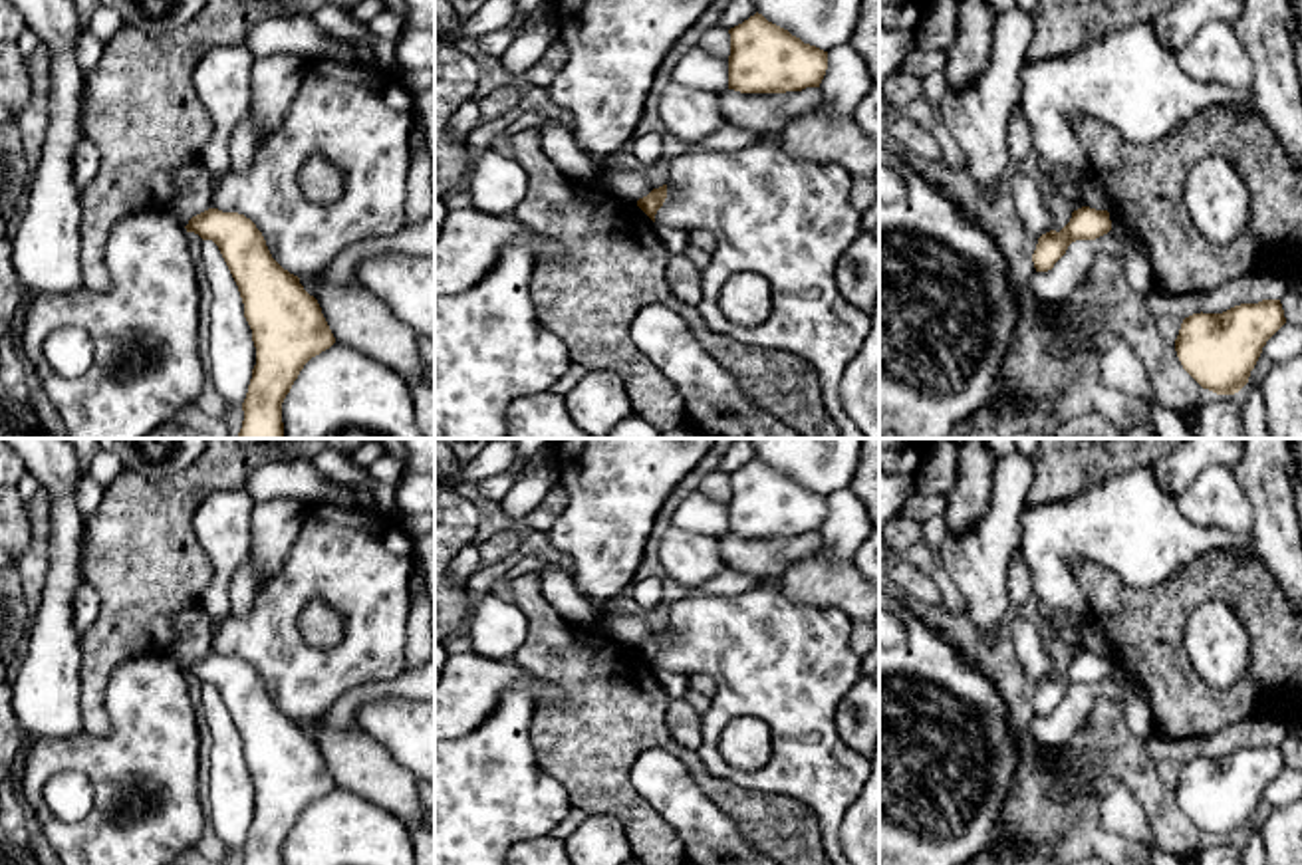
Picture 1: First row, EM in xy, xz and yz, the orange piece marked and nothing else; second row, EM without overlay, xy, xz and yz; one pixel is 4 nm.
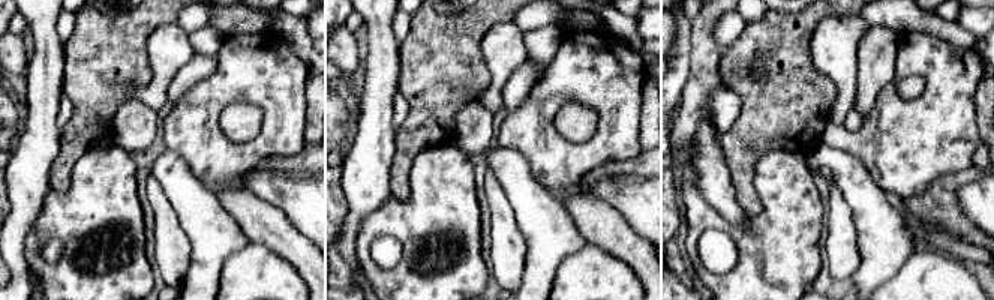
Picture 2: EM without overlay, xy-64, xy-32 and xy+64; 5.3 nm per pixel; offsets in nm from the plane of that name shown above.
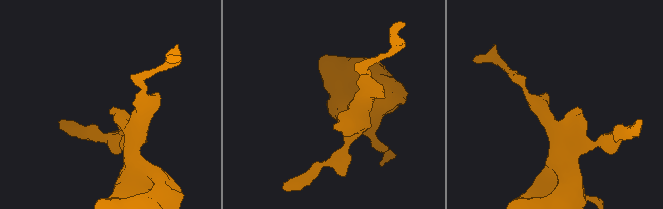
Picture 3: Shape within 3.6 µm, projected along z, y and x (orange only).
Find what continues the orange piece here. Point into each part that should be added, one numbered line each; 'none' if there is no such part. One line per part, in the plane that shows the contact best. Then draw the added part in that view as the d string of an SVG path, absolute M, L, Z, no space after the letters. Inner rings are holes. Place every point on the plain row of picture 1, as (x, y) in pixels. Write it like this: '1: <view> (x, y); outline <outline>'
none

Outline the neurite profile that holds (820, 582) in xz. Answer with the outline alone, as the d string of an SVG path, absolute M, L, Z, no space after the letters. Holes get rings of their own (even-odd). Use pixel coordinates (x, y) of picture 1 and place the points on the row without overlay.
M818 550L792 563L778 577L778 585L794 603L840 609L851 625L865 623L879 629L879 587L849 561L828 559Z

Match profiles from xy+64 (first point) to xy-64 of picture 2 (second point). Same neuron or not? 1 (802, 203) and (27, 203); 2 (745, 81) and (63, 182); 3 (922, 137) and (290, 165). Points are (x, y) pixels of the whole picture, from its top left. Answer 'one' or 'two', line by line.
1: two
2: one
3: two

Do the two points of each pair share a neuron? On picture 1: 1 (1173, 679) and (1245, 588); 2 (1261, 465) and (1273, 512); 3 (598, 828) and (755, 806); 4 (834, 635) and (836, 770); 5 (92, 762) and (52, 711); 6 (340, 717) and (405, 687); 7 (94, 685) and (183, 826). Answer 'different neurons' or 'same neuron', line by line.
1: same neuron
2: same neuron
3: different neurons
4: same neuron
5: different neurons
6: same neuron
7: different neurons

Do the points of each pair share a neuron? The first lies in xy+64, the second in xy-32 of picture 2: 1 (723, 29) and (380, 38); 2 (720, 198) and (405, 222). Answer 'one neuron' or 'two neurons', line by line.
1: two neurons
2: two neurons

